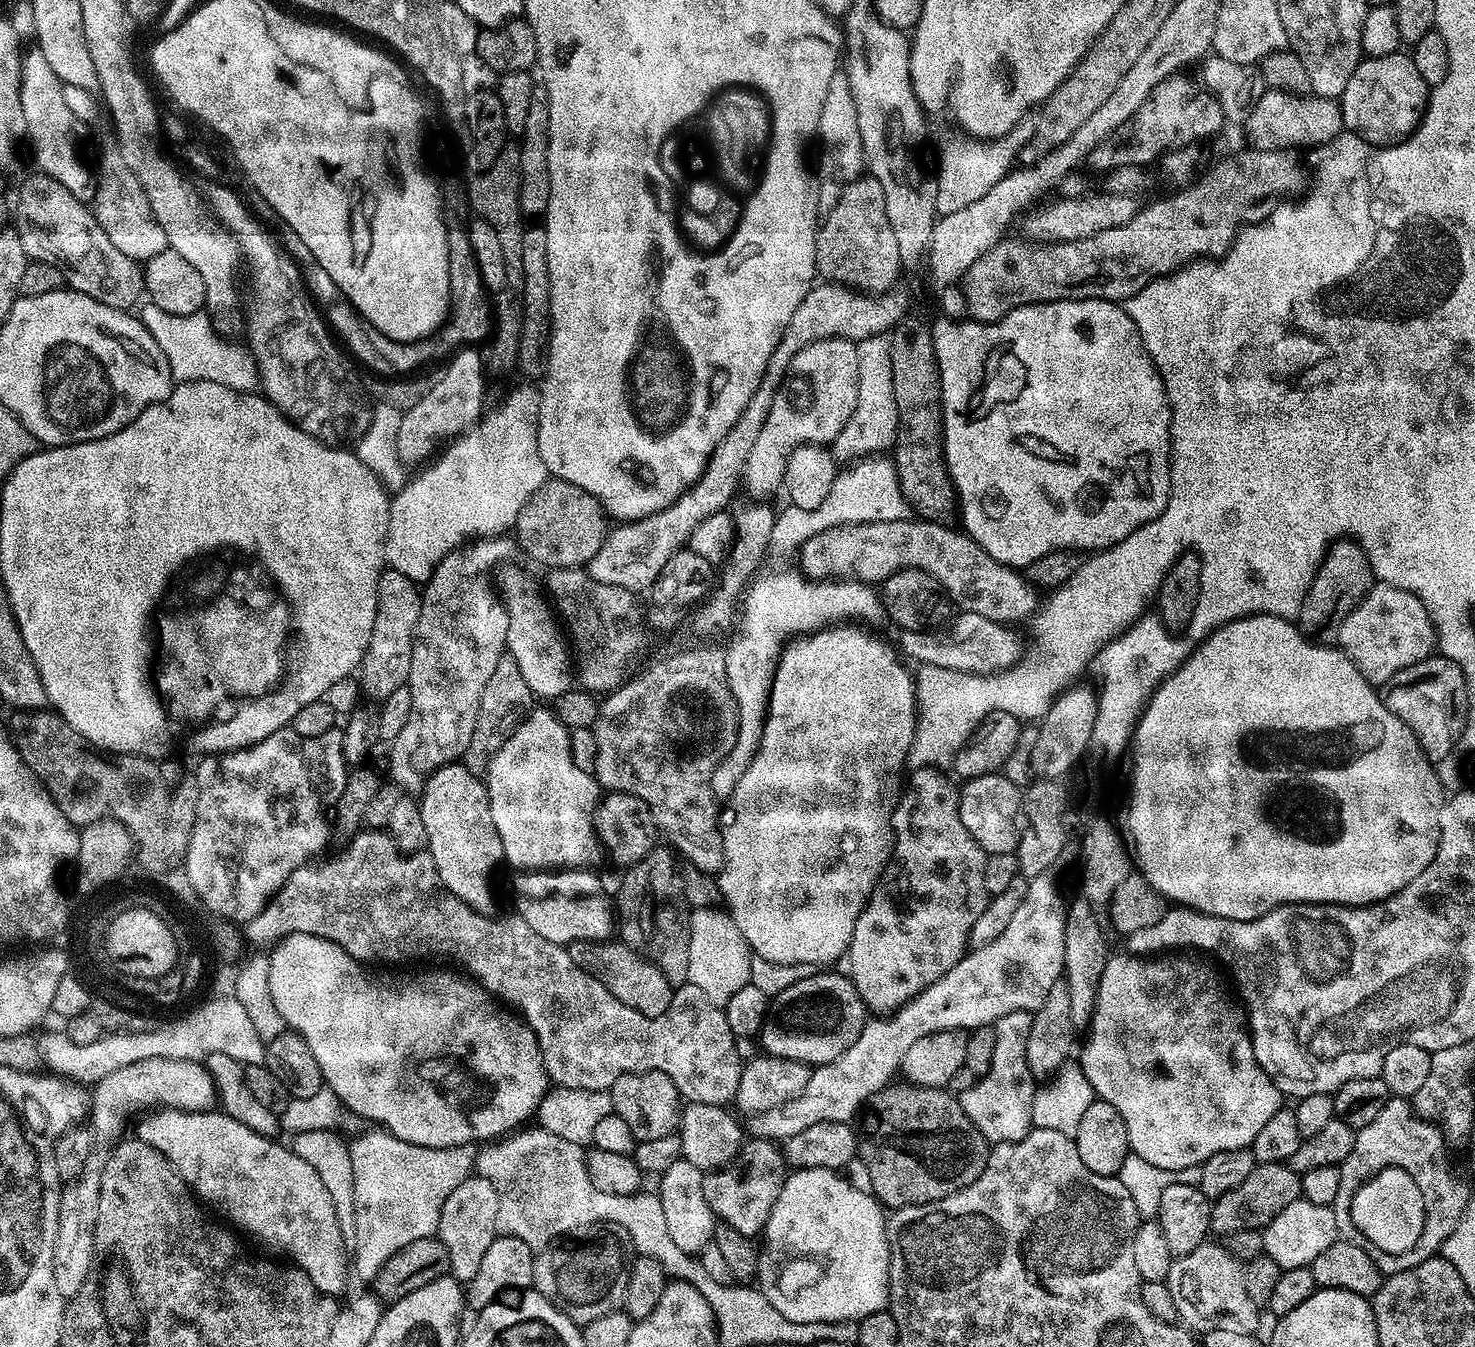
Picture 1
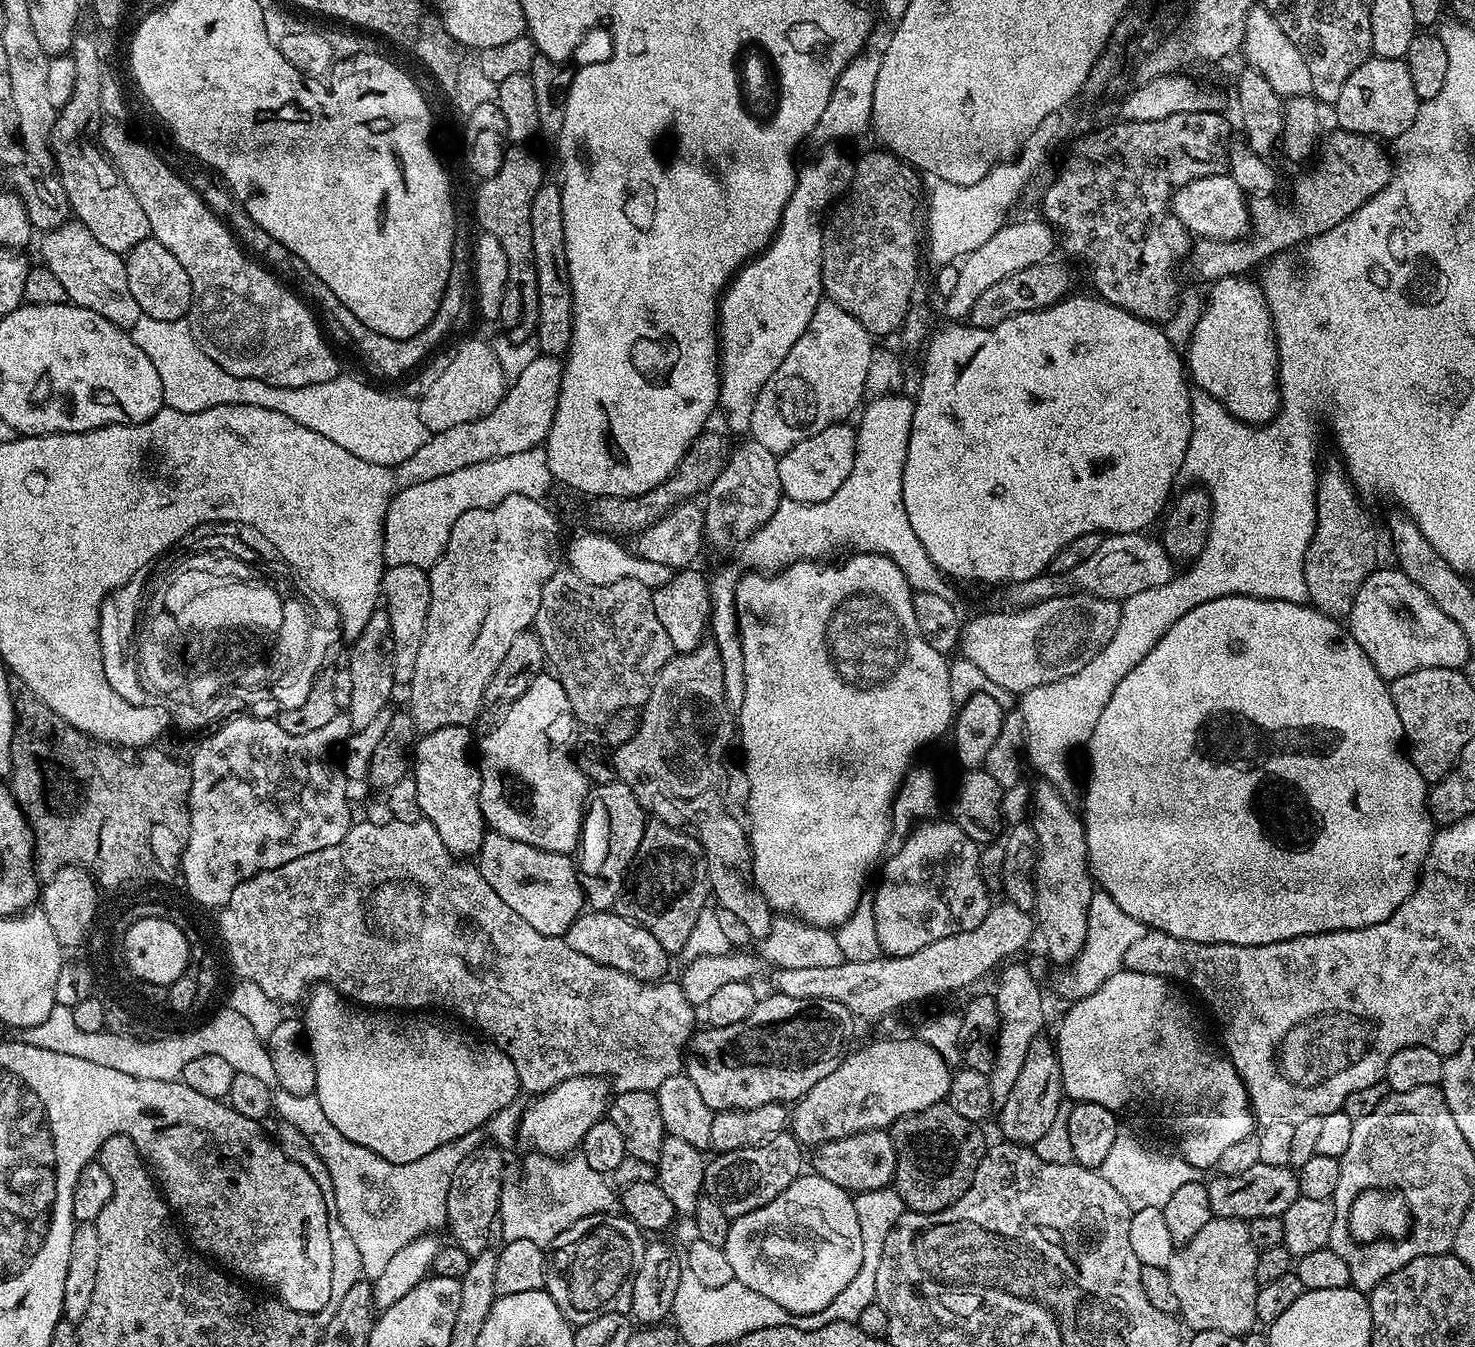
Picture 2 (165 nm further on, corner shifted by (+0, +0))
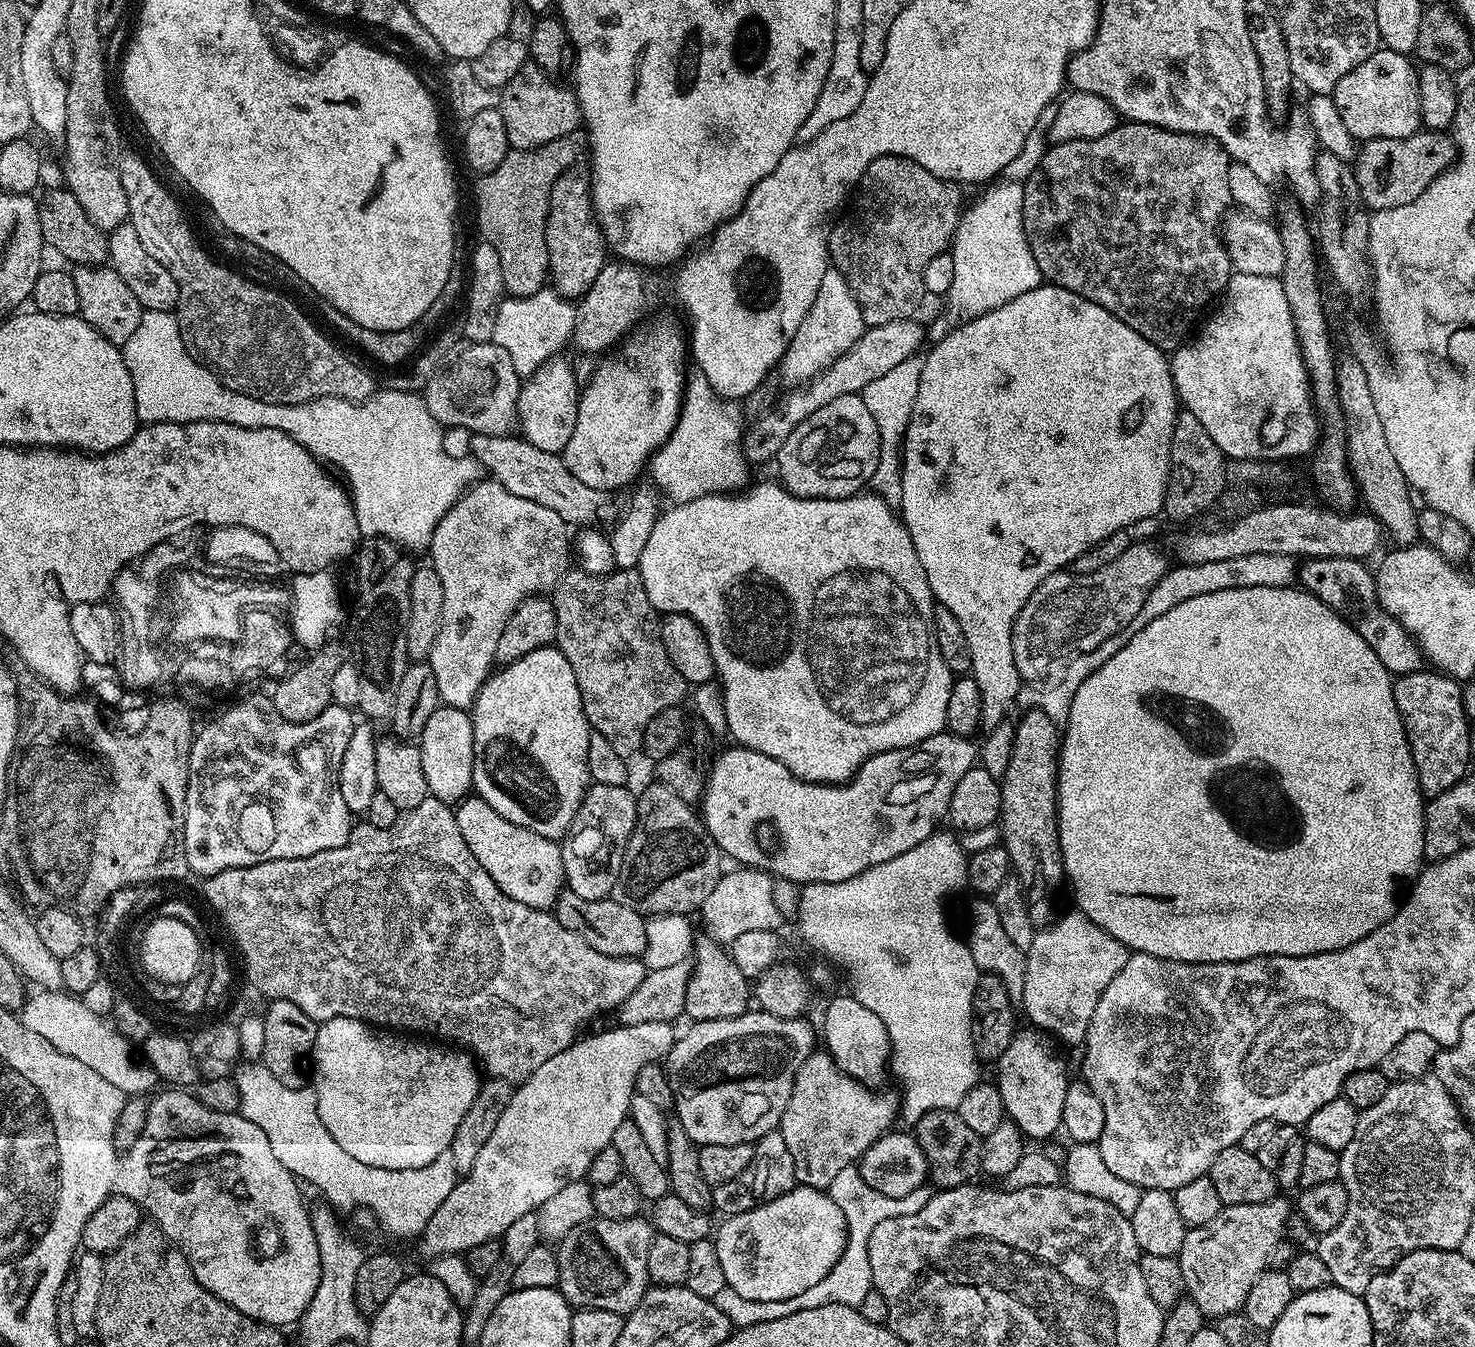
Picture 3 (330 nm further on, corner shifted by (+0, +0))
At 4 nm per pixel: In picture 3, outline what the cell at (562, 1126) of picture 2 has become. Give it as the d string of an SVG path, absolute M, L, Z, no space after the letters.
M638 1022L615 1027L593 1036L581 1035L566 1050L542 1062L542 1066L513 1091L510 1106L502 1110L502 1118L498 1118L498 1126L494 1126L494 1134L490 1134L486 1146L478 1150L474 1166L457 1179L446 1202L434 1210L430 1222L426 1222L420 1233L418 1243L428 1258L467 1254L474 1246L482 1246L482 1242L500 1240L522 1214L536 1212L560 1190L587 1177L594 1154L609 1147L614 1130L629 1119L628 1107L642 1066L663 1061L676 1045L678 1035L677 1025L672 1022Z

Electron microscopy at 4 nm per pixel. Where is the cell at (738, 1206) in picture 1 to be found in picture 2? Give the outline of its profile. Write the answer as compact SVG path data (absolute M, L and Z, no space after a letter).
M785 1130L762 1144L755 1144L742 1150L730 1150L712 1157L704 1166L703 1191L729 1218L742 1214L750 1214L778 1198L802 1174L800 1168L806 1164L806 1156L802 1153L802 1145L791 1131Z

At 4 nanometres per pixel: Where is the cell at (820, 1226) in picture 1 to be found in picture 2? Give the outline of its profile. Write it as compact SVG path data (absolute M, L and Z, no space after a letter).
M801 1174L795 1182L786 1186L782 1194L778 1194L778 1198L774 1198L774 1202L750 1214L735 1217L730 1234L726 1234L723 1250L734 1270L734 1280L778 1302L778 1306L793 1316L805 1316L830 1306L830 1302L834 1302L834 1298L838 1298L850 1282L854 1282L854 1276L862 1266L865 1243L850 1193L834 1186L834 1182L826 1182L826 1178L821 1176Z

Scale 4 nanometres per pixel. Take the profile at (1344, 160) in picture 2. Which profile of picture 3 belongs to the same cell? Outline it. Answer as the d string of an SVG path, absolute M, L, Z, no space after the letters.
M1421 130L1410 134L1410 138L1374 138L1363 141L1354 157L1354 171L1360 199L1363 200L1365 208L1373 213L1406 206L1406 202L1417 200L1422 190L1426 190L1426 186L1434 182L1434 178L1438 178L1447 168L1452 167L1457 155L1456 144L1447 131Z

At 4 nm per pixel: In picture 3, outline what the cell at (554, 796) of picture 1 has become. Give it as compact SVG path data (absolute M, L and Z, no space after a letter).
M555 646L530 650L521 660L497 667L481 686L470 709L474 726L474 774L472 786L502 818L510 818L534 834L559 841L568 832L570 822L590 787L586 766L586 746L590 746L588 719L582 706L582 694L570 670L570 662Z

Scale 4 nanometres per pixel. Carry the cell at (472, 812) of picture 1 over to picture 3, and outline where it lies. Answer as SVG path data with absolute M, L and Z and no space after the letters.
M441 706L426 718L426 726L418 737L422 758L422 774L426 774L429 793L449 806L455 805L473 791L474 726L472 717L463 708Z

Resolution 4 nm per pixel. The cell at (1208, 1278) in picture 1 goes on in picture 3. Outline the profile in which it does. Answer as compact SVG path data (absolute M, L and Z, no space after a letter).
M1283 1198L1266 1203L1229 1204L1210 1222L1188 1228L1180 1247L1179 1261L1184 1279L1184 1292L1205 1318L1219 1318L1240 1312L1250 1292L1250 1286L1268 1268L1270 1246L1284 1235L1290 1204Z

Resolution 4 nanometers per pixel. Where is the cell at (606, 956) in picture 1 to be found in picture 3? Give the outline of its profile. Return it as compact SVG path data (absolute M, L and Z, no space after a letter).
M564 890L555 902L554 915L558 918L558 922L562 922L562 926L566 926L566 930L574 930L578 938L584 939L589 946L594 946L594 950L599 950L601 954L640 958L649 951L650 928L645 917L639 912L630 910L630 906L622 906L622 902L617 900L578 898L578 894Z

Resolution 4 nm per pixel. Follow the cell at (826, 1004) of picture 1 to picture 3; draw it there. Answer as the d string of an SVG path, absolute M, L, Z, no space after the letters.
M749 1010L743 1012L738 1018L722 1018L721 1020L698 1020L689 1023L688 1029L681 1031L676 1038L676 1045L670 1049L666 1057L666 1071L668 1081L670 1082L670 1090L672 1091L672 1103L674 1105L675 1119L686 1130L686 1134L697 1146L738 1146L739 1144L755 1145L757 1140L761 1140L768 1132L774 1132L779 1129L780 1119L786 1110L786 1102L790 1102L790 1094L794 1090L794 1078L798 1074L798 1070L802 1066L802 1062L806 1062L806 1058L810 1058L812 1052L818 1048L818 1032L807 1024L807 1019L801 1018L782 1018L775 1016L769 1012L759 1010Z

